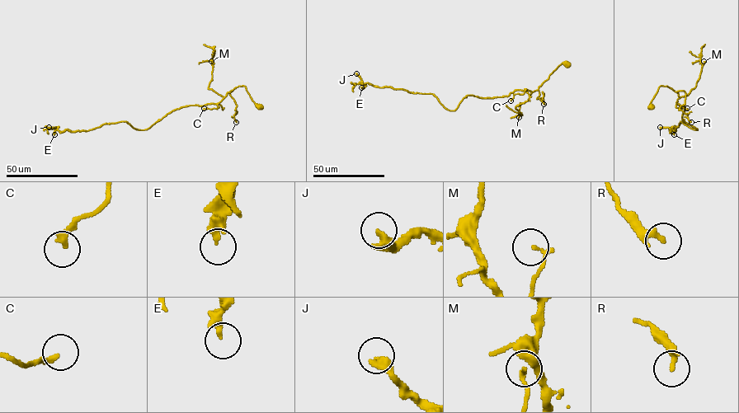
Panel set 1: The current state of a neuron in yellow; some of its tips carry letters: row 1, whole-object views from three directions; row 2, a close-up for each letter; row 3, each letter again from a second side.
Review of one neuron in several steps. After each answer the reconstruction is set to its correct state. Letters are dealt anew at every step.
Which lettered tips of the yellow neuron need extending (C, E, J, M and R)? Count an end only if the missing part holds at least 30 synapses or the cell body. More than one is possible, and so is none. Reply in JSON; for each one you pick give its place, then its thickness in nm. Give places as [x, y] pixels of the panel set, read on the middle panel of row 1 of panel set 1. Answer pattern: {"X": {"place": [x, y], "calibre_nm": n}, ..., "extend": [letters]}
{"J": {"place": [356, 73], "calibre_nm": 360}, "extend": ["J"]}

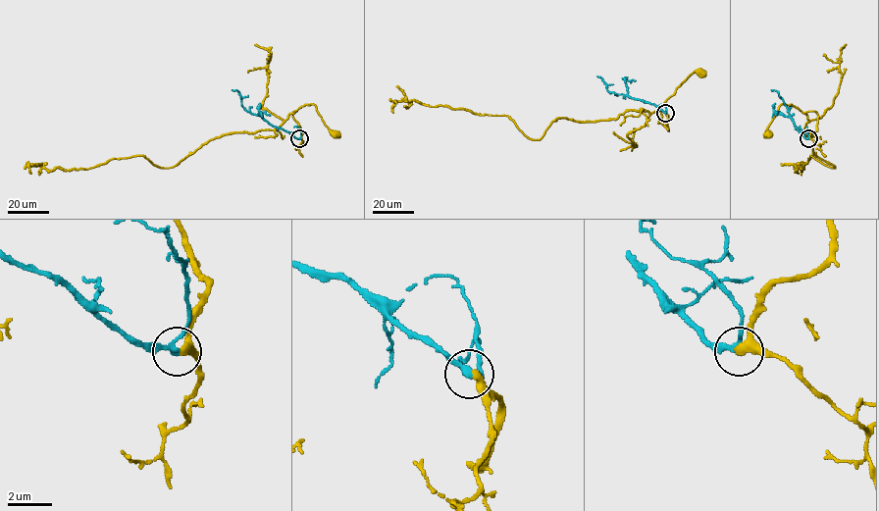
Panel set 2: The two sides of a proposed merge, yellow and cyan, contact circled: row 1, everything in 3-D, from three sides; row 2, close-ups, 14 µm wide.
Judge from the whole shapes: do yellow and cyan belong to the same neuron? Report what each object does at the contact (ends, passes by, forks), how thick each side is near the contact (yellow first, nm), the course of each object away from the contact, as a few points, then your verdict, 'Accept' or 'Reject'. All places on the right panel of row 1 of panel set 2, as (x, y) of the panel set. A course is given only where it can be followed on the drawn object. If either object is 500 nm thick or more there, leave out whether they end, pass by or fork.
At the ring yellow passes by. At the ring cyan passes by. Thickness 300 nm (yellow) against 240 nm. Course of yellow: (808, 138), (816, 129), (817, 114), (801, 111), (791, 104), (779, 107), (767, 127), (767, 135). Course of cyan: (808, 138), (796, 127), (778, 92), (771, 89). Accept

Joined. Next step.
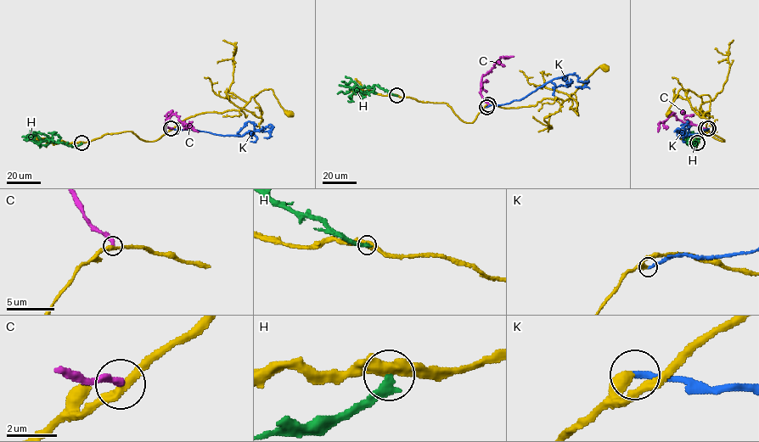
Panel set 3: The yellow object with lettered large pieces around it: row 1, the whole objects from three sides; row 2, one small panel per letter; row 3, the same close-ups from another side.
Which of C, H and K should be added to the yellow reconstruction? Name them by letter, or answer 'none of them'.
K

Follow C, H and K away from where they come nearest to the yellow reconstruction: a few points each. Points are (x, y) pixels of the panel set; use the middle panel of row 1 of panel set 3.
C: (488, 104), (480, 93), (481, 77), (501, 58), (514, 56)
H: (396, 95), (376, 85), (358, 86), (351, 81), (348, 86), (350, 88), (365, 97)
K: (486, 107), (520, 100), (553, 79), (566, 75), (576, 75), (579, 81), (587, 82), (582, 87), (575, 86)

